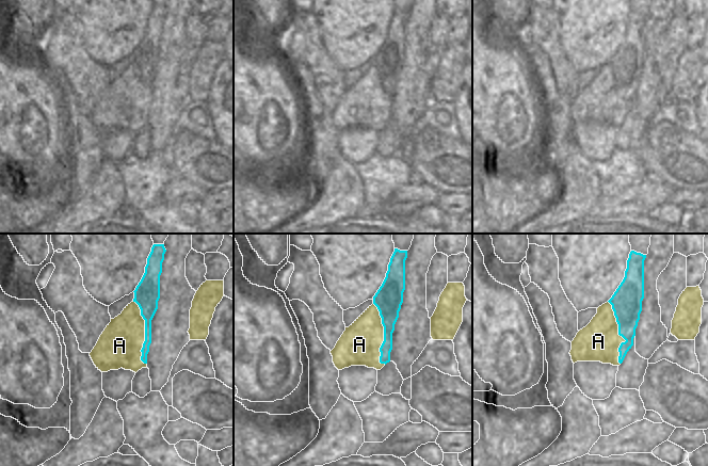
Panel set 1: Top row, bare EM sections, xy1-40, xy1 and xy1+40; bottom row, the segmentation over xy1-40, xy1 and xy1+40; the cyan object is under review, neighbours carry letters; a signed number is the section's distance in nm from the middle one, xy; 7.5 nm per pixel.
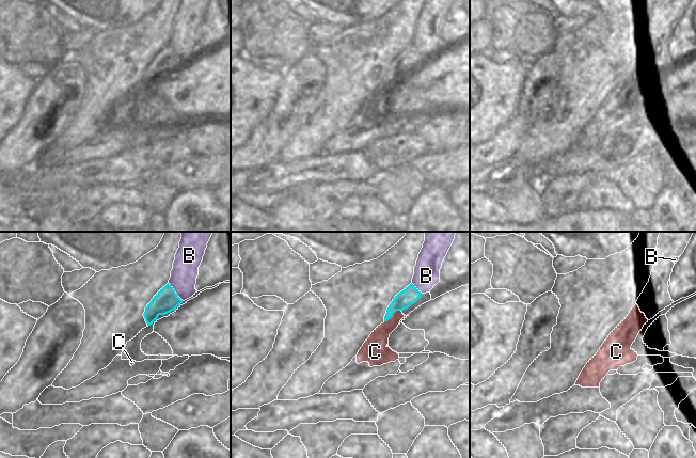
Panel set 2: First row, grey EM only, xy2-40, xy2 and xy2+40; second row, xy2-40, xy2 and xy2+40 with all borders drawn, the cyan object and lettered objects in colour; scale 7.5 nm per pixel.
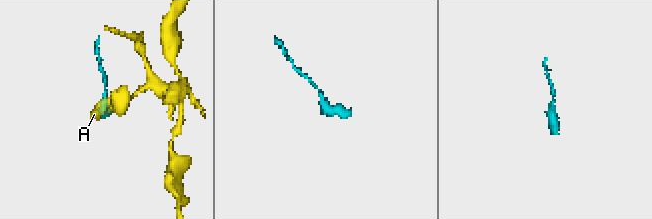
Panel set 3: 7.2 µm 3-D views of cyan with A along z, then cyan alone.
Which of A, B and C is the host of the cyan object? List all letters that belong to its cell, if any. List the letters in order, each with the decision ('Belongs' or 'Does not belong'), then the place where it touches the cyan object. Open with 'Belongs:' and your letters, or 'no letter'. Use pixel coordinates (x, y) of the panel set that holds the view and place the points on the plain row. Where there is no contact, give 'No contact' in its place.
Belongs: C
A: Does not belong. Touches cyan at xy1-40 (145, 94)
B: Does not belong. Touches cyan at xy2-40 (174, 52)
C: Belongs. Touches cyan at xy2 (393, 74)

